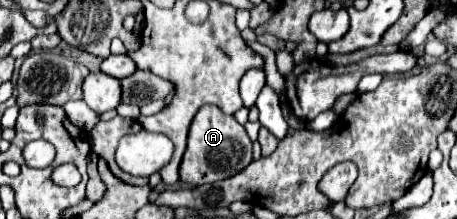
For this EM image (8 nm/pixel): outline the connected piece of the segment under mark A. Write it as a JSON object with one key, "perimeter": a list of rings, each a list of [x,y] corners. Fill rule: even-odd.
{"perimeter":[[[202,106],[188,132],[188,148],[180,164],[180,180],[190,186],[210,184],[230,178],[252,162],[252,140],[234,116],[222,114],[218,106]]]}

